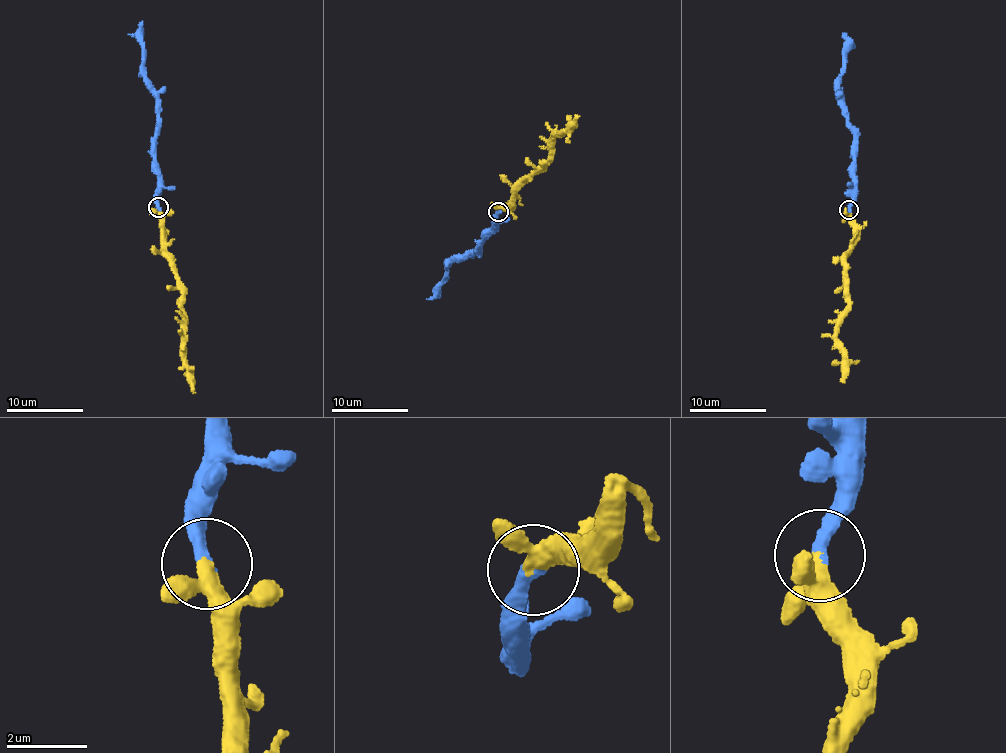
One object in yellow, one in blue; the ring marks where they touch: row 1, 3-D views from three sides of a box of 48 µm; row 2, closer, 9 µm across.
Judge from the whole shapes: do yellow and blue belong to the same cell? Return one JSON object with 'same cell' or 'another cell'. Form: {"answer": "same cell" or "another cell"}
{"answer": "same cell"}

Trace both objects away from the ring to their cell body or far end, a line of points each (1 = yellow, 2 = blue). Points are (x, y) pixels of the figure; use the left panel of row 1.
1: (159, 207), (163, 249), (173, 260), (173, 272), (182, 294), (187, 381), (195, 393)
2: (159, 207), (156, 93), (145, 77), (142, 21)

